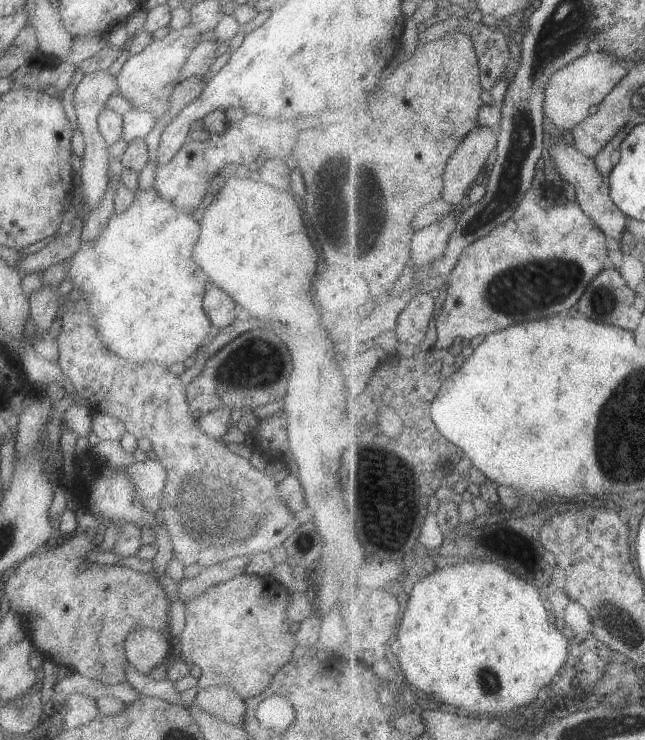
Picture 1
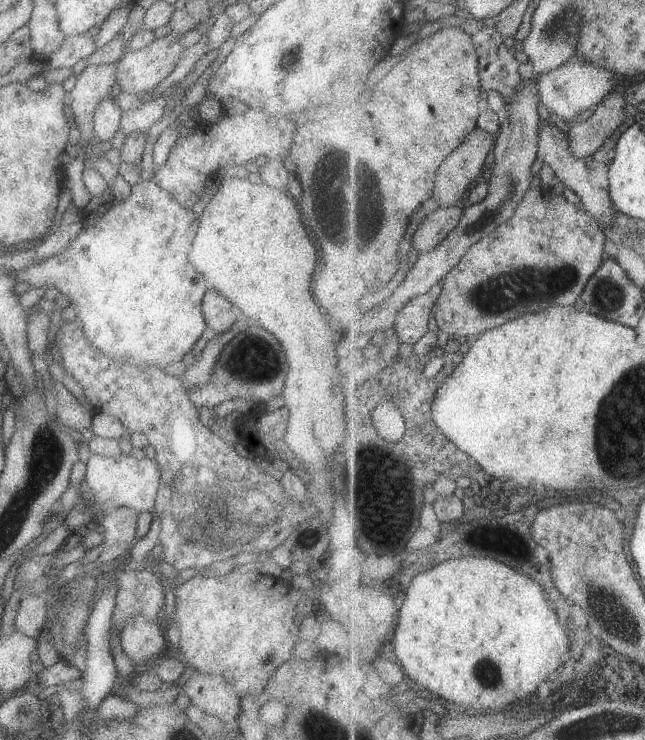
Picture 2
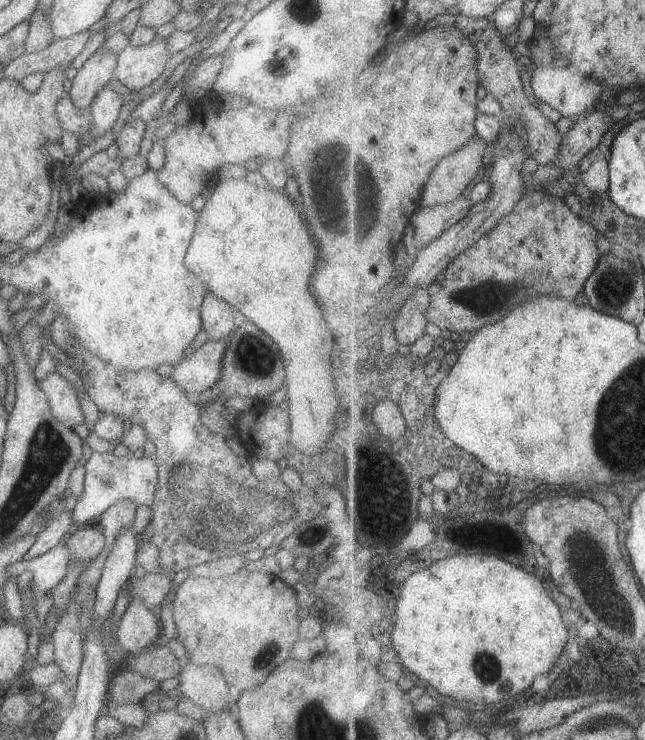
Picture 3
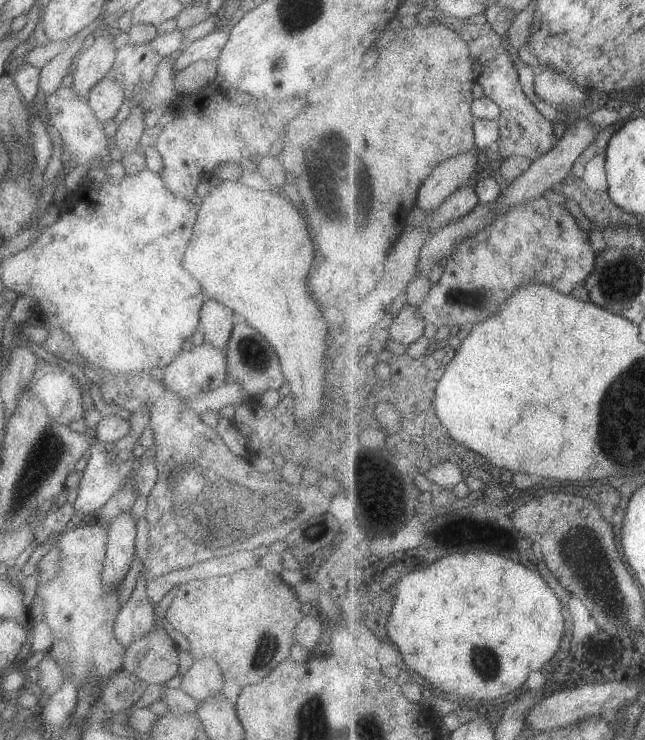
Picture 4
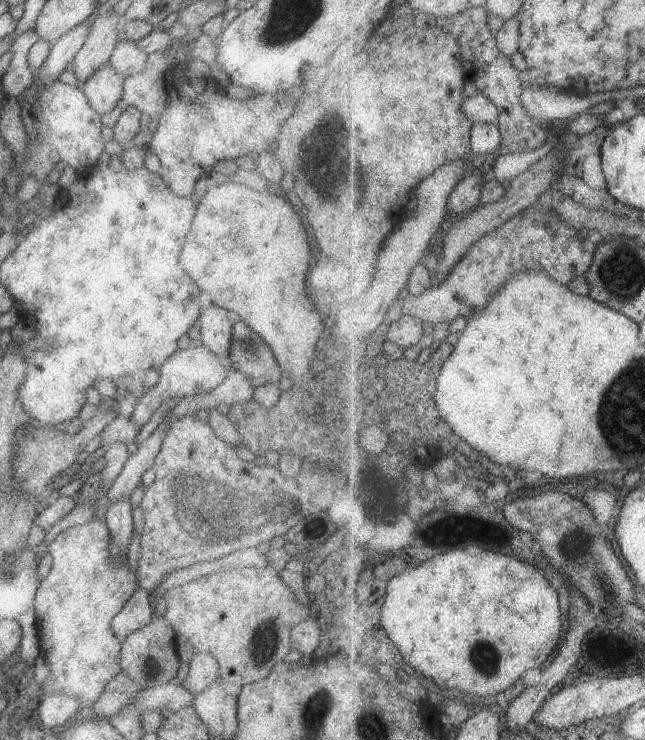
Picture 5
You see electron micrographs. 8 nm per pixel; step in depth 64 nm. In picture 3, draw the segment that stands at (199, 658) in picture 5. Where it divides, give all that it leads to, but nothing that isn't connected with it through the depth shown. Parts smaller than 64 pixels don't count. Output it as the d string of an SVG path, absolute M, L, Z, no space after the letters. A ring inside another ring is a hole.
M187 664L178 674L181 695L191 700L205 712L232 709L235 700L228 694L228 685L222 673L211 665L193 666Z

